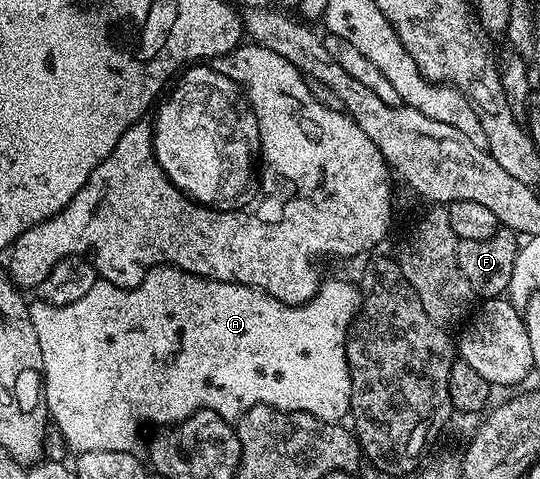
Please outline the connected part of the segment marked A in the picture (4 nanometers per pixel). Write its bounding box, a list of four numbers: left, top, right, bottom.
[28,264,361,455]

